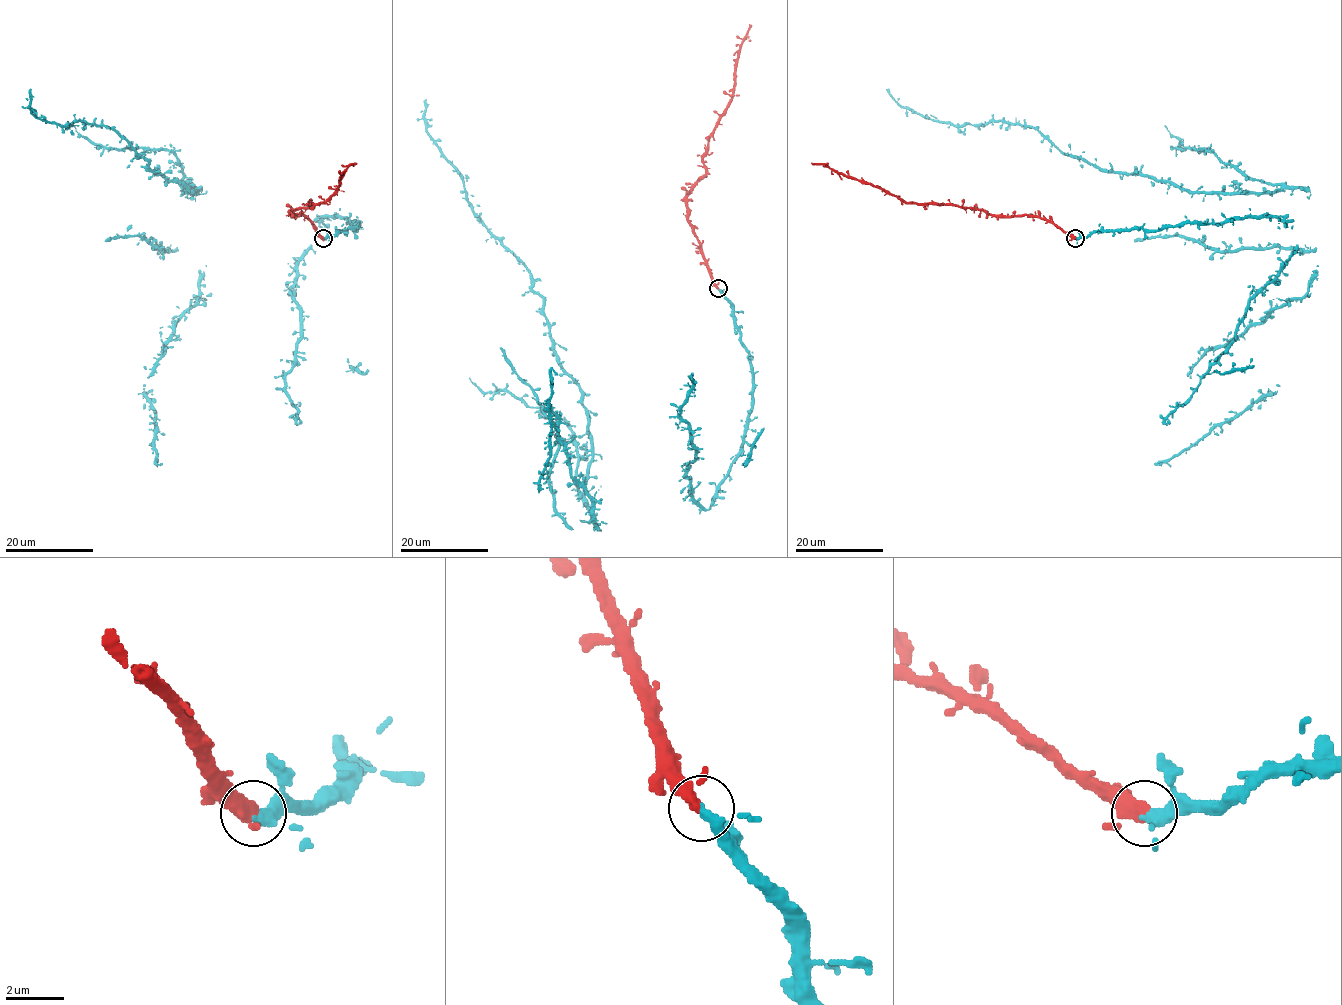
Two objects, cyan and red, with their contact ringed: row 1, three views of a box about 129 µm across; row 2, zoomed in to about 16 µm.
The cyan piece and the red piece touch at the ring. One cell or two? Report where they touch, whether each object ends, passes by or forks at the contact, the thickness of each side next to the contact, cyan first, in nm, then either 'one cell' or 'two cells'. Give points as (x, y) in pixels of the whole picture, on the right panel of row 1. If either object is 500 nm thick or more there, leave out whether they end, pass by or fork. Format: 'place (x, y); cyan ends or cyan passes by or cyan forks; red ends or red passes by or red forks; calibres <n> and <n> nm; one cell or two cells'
place (1075, 238); cyan passes by; red passes by; calibres 280 and 380 nm; one cell

